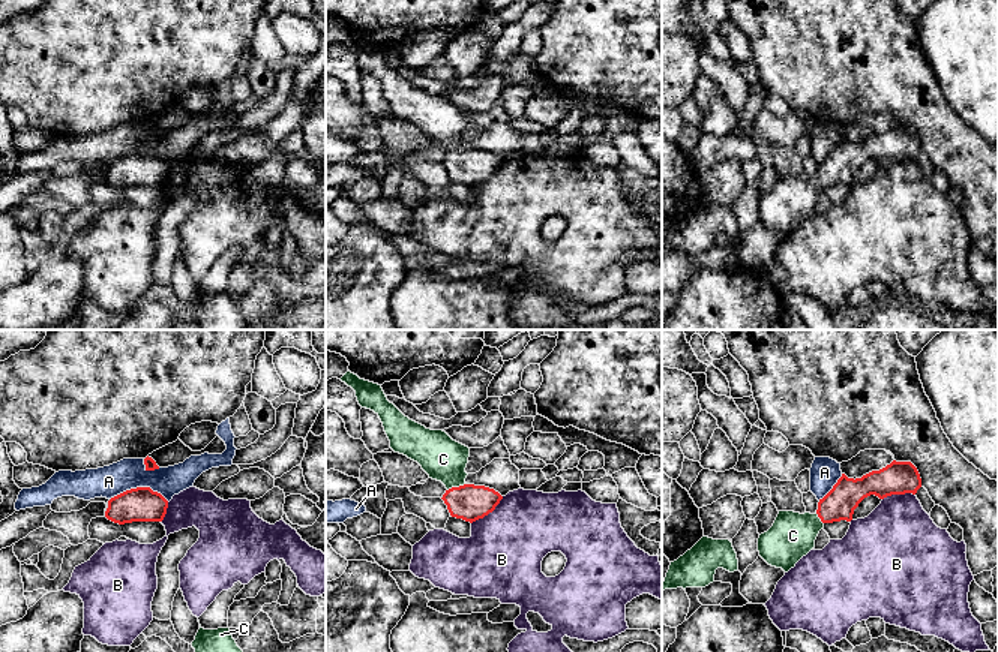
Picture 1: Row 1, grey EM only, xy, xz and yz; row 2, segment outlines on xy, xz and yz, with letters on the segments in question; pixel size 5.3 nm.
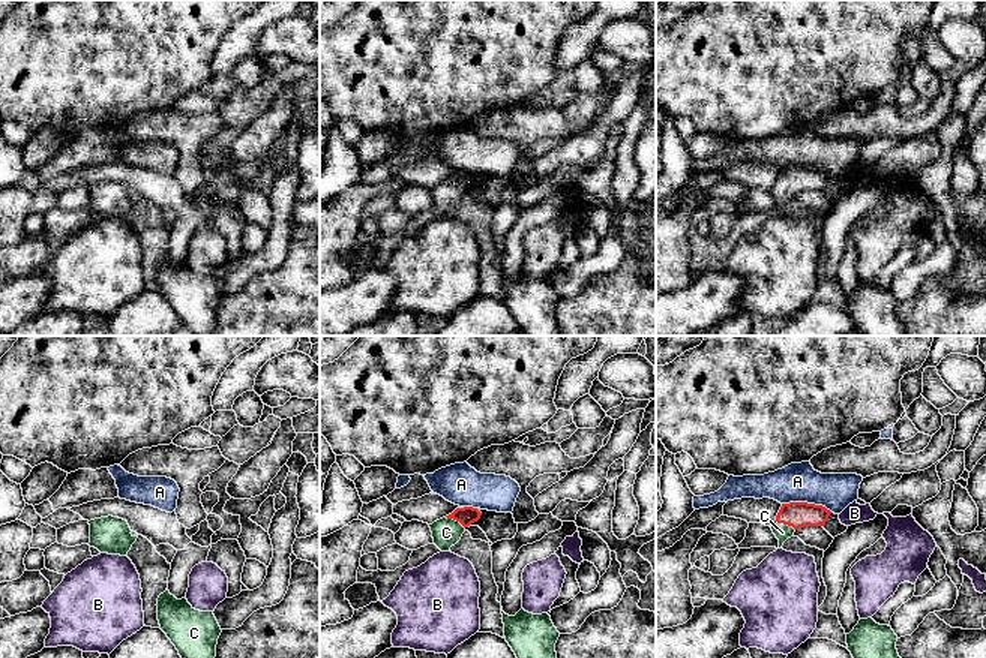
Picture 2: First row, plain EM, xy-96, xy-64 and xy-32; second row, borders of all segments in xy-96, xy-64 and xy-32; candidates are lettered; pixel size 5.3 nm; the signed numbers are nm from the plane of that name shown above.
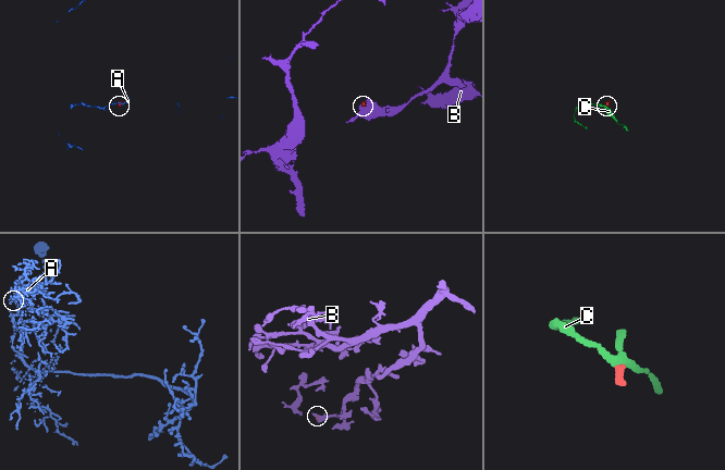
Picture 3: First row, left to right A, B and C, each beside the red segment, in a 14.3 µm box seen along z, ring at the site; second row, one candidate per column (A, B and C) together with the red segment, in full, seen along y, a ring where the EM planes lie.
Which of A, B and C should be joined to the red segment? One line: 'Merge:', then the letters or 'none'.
Merge: C

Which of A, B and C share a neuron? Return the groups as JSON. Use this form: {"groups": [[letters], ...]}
{"groups": [["A"], ["B"], ["C"]]}

